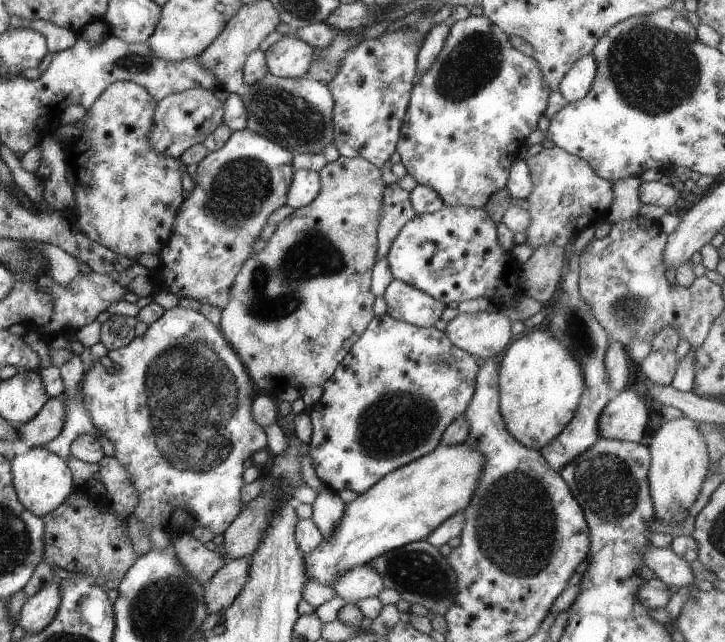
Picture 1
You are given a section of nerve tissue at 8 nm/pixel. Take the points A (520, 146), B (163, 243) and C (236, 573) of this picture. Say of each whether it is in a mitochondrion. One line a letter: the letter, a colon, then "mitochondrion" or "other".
A: other
B: other
C: other

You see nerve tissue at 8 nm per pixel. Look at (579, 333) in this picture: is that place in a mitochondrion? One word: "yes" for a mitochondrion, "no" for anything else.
yes

